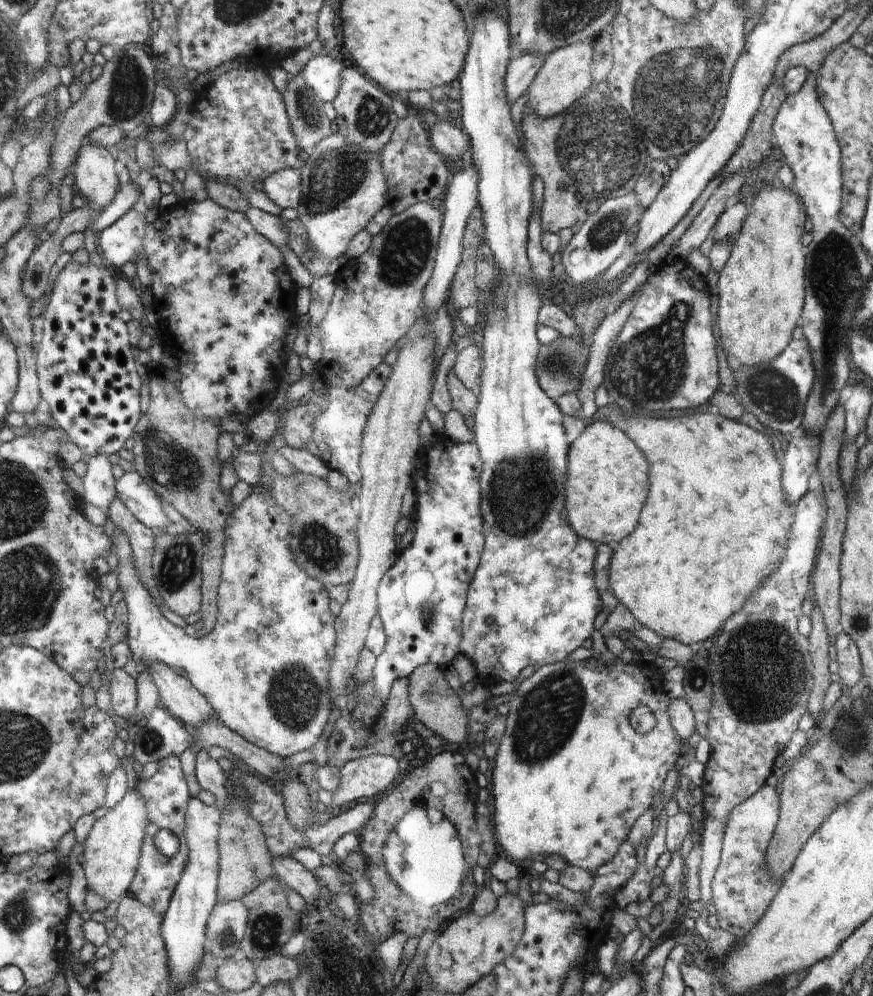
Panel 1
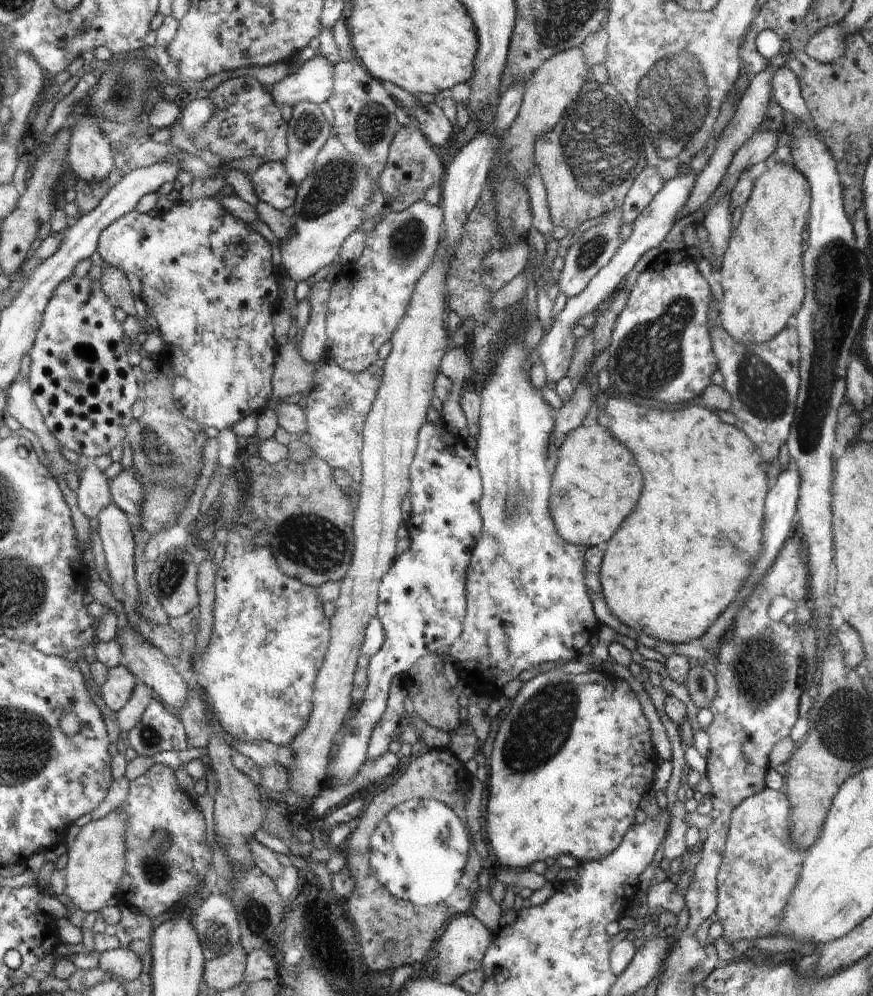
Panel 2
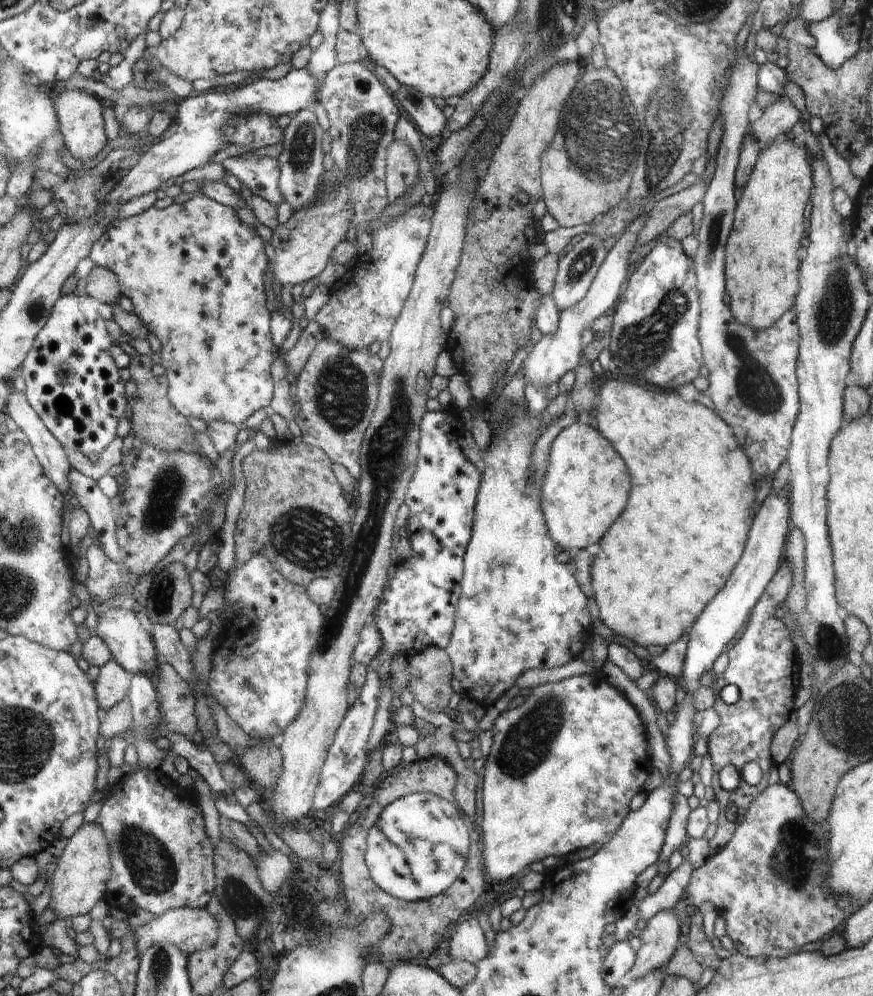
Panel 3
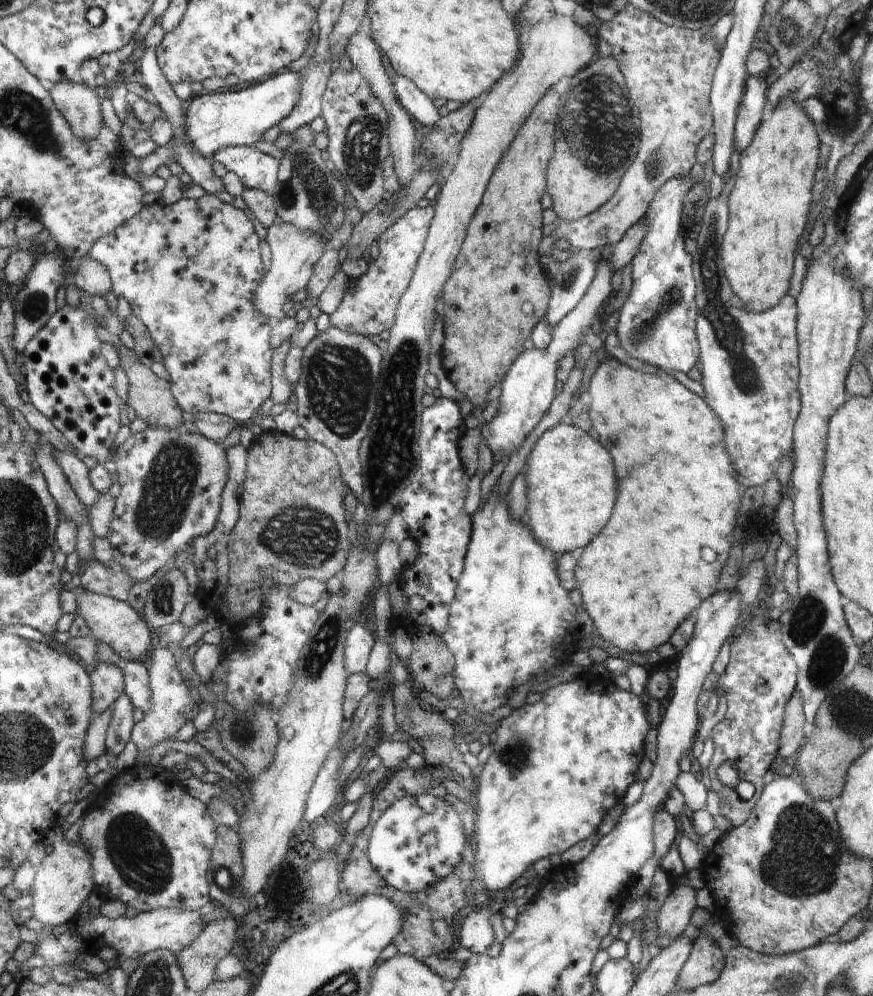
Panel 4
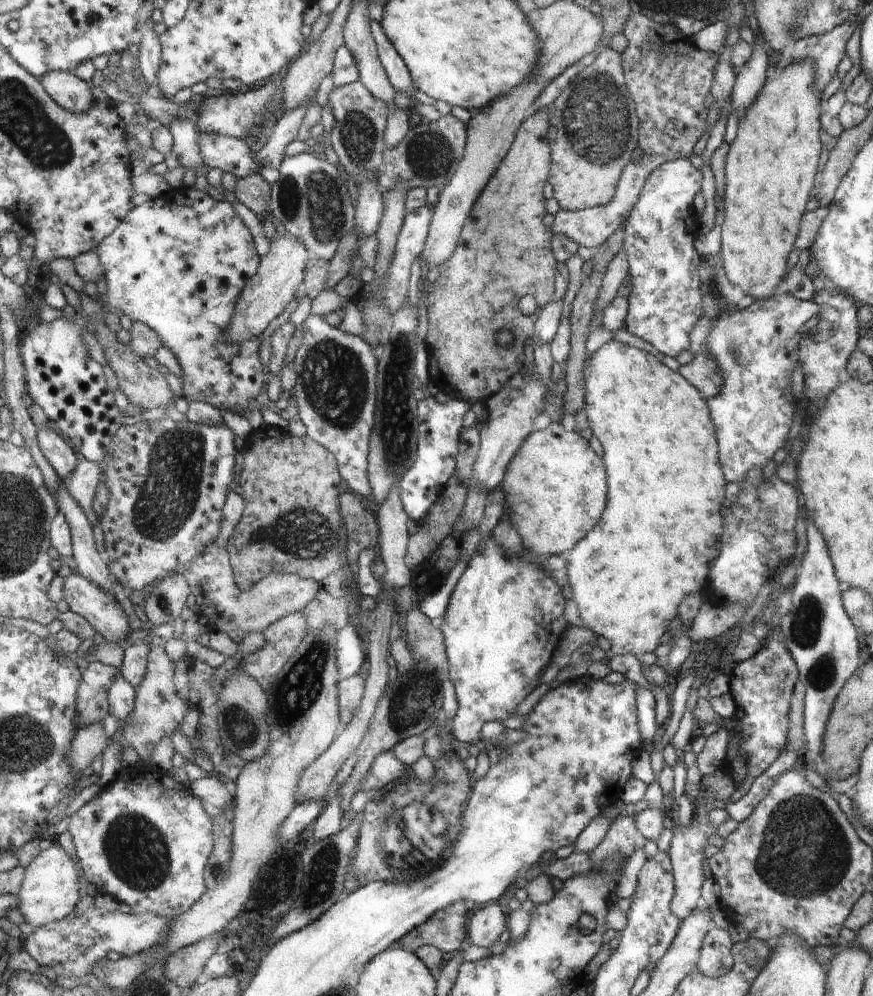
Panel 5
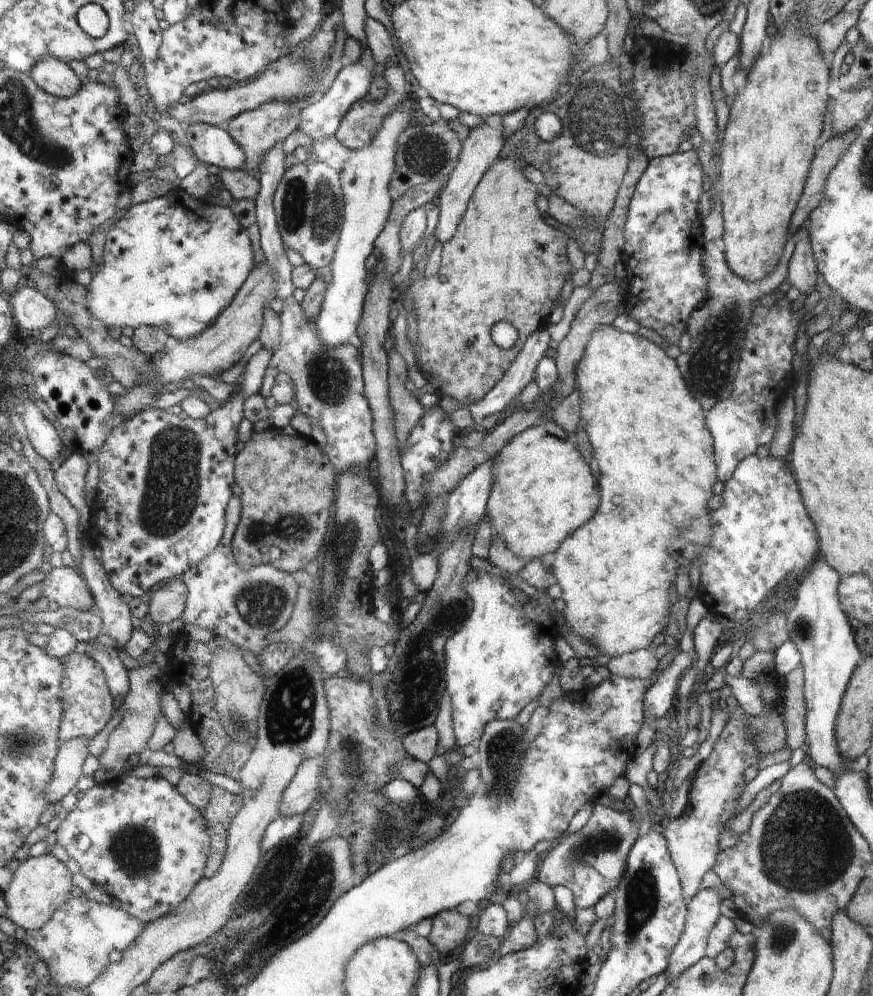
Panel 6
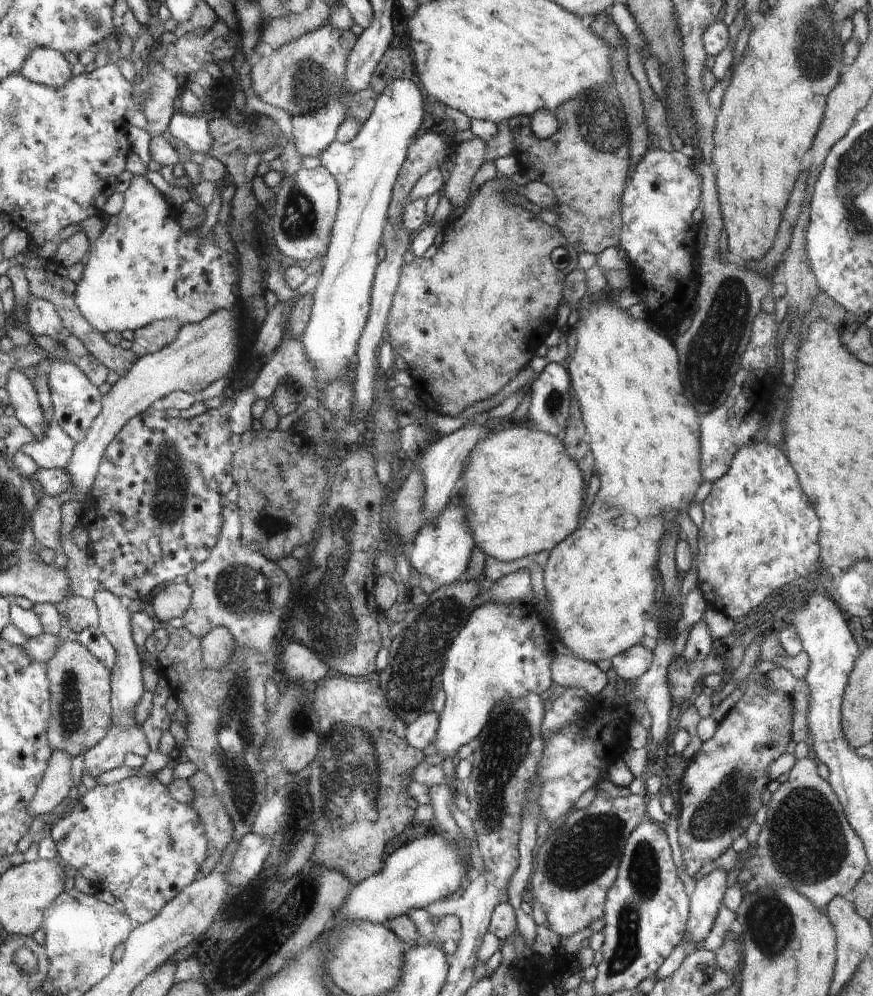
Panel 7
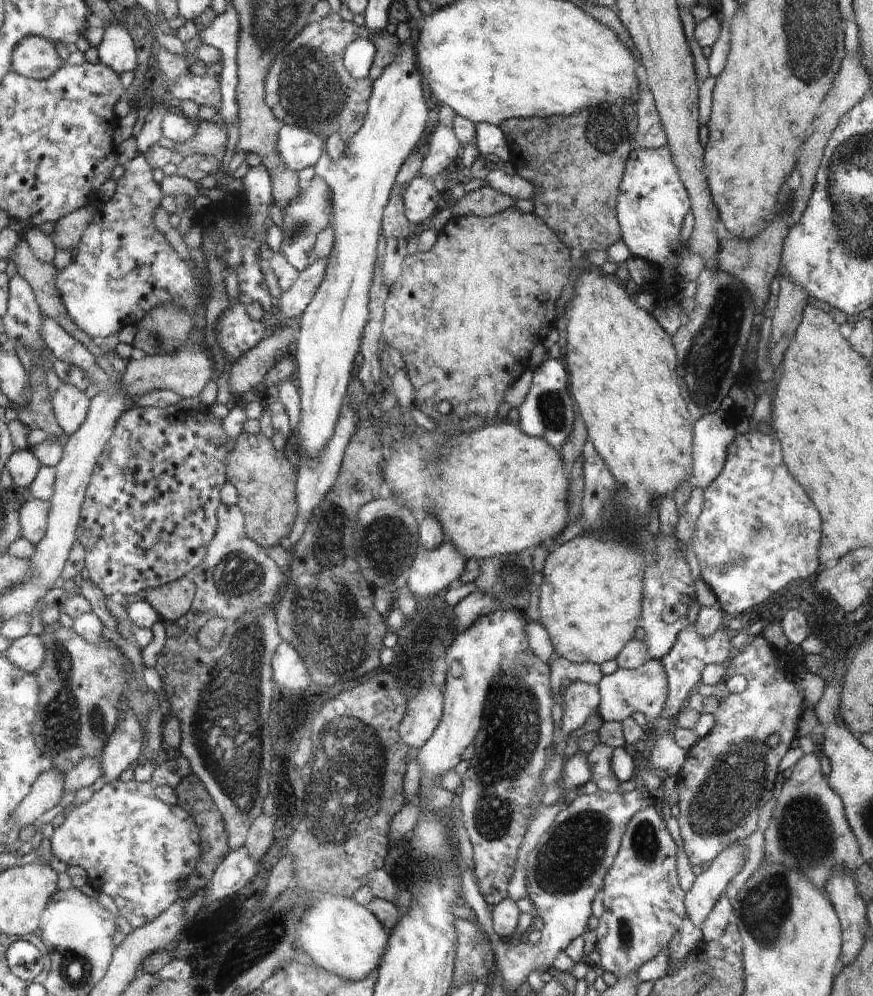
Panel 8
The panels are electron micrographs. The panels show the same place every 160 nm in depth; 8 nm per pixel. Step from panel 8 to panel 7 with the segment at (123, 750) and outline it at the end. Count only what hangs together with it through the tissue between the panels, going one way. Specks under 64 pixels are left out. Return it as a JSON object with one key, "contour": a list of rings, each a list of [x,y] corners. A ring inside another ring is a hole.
{"contour":[[[101,587],[96,592],[96,597],[93,599],[99,616],[100,632],[110,642],[112,648],[116,652],[116,664],[111,671],[111,720],[112,727],[126,730],[130,726],[138,725],[135,718],[131,716],[133,708],[139,704],[143,693],[143,678],[141,655],[138,653],[136,644],[132,637],[130,624],[130,612],[122,606],[121,598],[115,596],[104,587]]]}

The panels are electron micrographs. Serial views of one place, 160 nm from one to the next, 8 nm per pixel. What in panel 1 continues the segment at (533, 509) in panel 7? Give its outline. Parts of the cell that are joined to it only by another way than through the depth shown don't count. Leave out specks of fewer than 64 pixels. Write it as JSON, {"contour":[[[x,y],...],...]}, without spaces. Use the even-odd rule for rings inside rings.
{"contour":[[[594,421],[585,426],[582,435],[571,446],[565,485],[565,510],[568,522],[581,537],[602,544],[618,544],[623,538],[634,533],[640,510],[648,496],[648,462],[636,448],[636,443],[624,432],[606,421]]]}

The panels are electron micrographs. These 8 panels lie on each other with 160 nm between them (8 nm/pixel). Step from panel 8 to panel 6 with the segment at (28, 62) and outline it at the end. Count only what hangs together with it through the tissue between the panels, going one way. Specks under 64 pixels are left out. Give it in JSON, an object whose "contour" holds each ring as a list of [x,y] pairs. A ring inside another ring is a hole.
{"contour":[[[54,56],[40,60],[34,66],[31,76],[49,95],[54,94],[60,98],[72,98],[80,89],[80,80],[72,66]]]}

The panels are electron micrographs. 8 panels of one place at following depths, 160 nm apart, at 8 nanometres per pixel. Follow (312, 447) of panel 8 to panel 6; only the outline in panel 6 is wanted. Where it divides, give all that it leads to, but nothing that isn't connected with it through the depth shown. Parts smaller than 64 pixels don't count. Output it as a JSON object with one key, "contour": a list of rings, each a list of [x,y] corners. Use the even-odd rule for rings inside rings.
{"contour":[[[402,100],[392,112],[388,112],[388,116],[384,116],[380,130],[374,134],[370,144],[361,150],[349,150],[342,146],[335,136],[313,142],[316,158],[326,166],[338,170],[342,179],[343,198],[346,200],[343,229],[340,230],[339,243],[329,266],[332,279],[326,284],[320,313],[314,324],[316,336],[324,346],[330,348],[344,346],[359,328],[360,318],[363,316],[364,294],[368,290],[368,272],[364,264],[374,248],[374,240],[378,240],[379,235],[383,233],[382,228],[386,228],[394,205],[389,187],[396,170],[398,138],[408,126],[408,114],[412,112],[410,106],[408,112],[404,112],[404,106],[408,106],[406,100]]]}

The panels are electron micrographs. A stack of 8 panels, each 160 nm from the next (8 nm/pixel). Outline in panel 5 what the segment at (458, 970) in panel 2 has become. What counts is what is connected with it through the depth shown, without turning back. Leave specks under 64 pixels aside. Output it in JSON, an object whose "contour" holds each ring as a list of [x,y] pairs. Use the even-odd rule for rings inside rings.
{"contour":[[[498,903],[484,906],[469,915],[467,924],[467,944],[482,948],[492,947],[507,929],[508,912]]]}

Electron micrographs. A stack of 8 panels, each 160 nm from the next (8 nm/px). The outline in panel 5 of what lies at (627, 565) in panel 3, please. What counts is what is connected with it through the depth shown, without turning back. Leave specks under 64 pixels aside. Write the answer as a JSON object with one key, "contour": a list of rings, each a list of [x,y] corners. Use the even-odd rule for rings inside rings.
{"contour":[[[611,340],[595,353],[589,354],[590,376],[585,383],[585,408],[588,424],[593,435],[600,440],[604,448],[605,470],[607,471],[609,494],[607,508],[600,520],[586,538],[583,538],[570,553],[562,554],[567,562],[568,584],[573,590],[573,599],[578,606],[580,617],[590,630],[598,636],[604,636],[610,642],[614,655],[656,654],[660,646],[672,634],[672,626],[676,626],[680,605],[689,595],[706,590],[710,578],[710,568],[720,554],[723,553],[723,534],[725,533],[724,518],[728,508],[728,481],[723,471],[723,463],[719,458],[719,435],[716,434],[714,420],[711,418],[710,407],[702,392],[694,388],[683,375],[674,372],[666,365],[657,361],[646,351],[638,350]]]}

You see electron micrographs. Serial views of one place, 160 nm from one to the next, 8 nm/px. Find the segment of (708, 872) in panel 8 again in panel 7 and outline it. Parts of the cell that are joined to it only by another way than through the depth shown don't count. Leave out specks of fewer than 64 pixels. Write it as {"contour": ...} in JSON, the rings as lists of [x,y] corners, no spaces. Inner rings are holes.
{"contour":[[[716,868],[704,878],[695,882],[695,888],[690,894],[691,919],[687,923],[687,934],[684,942],[688,944],[688,953],[703,947],[708,934],[711,933],[728,884],[724,868]]]}

